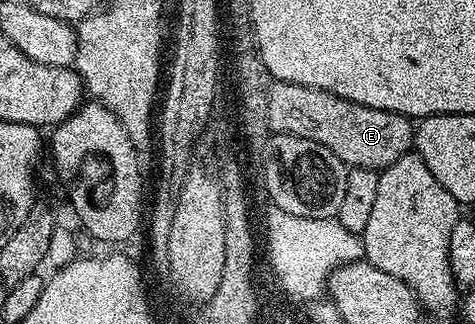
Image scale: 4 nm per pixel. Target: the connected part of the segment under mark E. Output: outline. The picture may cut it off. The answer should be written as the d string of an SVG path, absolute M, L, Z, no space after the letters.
M275 81L267 93L271 109L271 132L287 133L312 139L332 151L347 167L355 169L387 169L400 155L414 149L415 122L411 118L352 103L332 91L308 87L291 81Z

